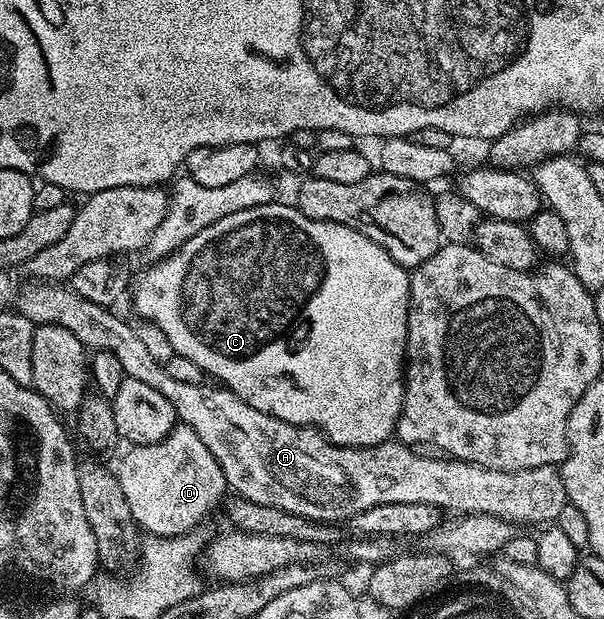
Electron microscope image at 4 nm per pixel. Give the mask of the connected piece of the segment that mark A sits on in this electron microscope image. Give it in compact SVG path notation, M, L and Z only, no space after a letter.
M30 282L30 285L27 288L25 285L16 297L16 311L36 326L55 324L64 326L64 330L72 330L72 334L80 338L80 342L86 349L107 352L117 358L126 377L131 376L158 390L172 404L177 419L192 430L196 430L200 442L204 442L204 446L212 450L216 462L220 462L224 470L227 485L245 500L260 502L260 506L276 506L280 510L300 514L309 520L321 520L323 524L338 524L343 522L342 520L349 521L356 514L384 502L424 502L450 514L479 512L492 514L501 520L509 520L518 526L521 524L546 526L557 521L560 510L564 510L568 502L561 471L554 466L536 466L515 472L492 470L472 462L447 458L442 454L427 454L417 447L401 443L394 438L367 448L345 448L332 443L317 428L304 424L289 424L248 406L248 402L241 400L225 386L215 386L210 382L201 384L176 382L176 378L172 378L172 374L168 374L165 367L156 363L152 354L148 354L148 349L141 344L139 336L136 335L133 323L125 324L114 310L100 306L96 302L88 302L88 298L80 298L80 294L76 294L74 289L65 283Z

